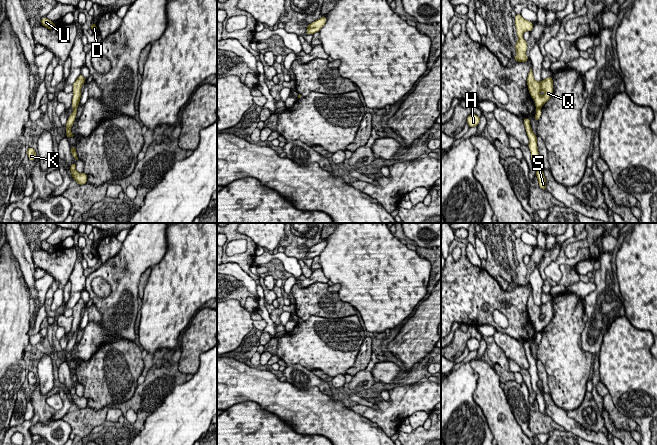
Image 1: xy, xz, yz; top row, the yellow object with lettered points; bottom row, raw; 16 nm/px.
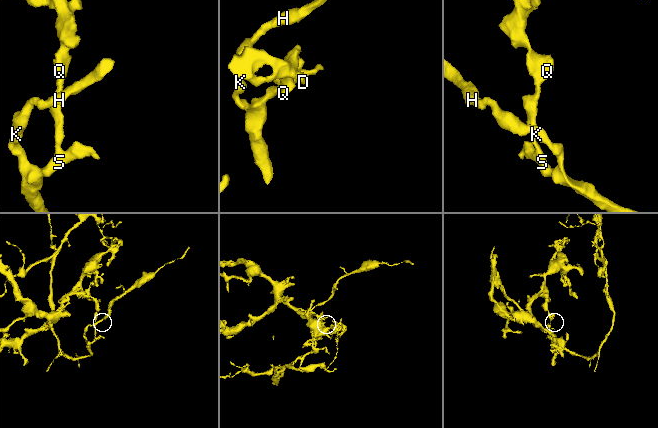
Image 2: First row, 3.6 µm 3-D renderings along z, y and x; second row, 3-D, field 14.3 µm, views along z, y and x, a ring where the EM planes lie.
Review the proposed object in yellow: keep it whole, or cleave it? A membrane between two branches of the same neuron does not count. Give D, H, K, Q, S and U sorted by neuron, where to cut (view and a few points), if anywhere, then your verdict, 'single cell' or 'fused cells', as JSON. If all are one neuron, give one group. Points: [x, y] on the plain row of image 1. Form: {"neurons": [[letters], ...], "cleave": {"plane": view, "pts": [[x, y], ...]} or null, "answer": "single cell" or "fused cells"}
{"neurons": [["D", "Q", "U"], ["H", "K", "S"]], "cleave": {"plane": "yz", "pts": [[537, 331], [540, 332]]}, "answer": "fused cells"}

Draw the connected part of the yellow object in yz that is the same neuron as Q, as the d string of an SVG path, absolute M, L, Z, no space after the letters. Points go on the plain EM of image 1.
M530 293L527 301L527 309L530 320L535 324L535 331L541 332L552 320L553 304L552 300L537 306L534 303L533 295Z

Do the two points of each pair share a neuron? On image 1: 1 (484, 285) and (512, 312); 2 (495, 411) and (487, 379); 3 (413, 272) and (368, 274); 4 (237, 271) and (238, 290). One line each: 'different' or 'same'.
1: same
2: same
3: same
4: different

